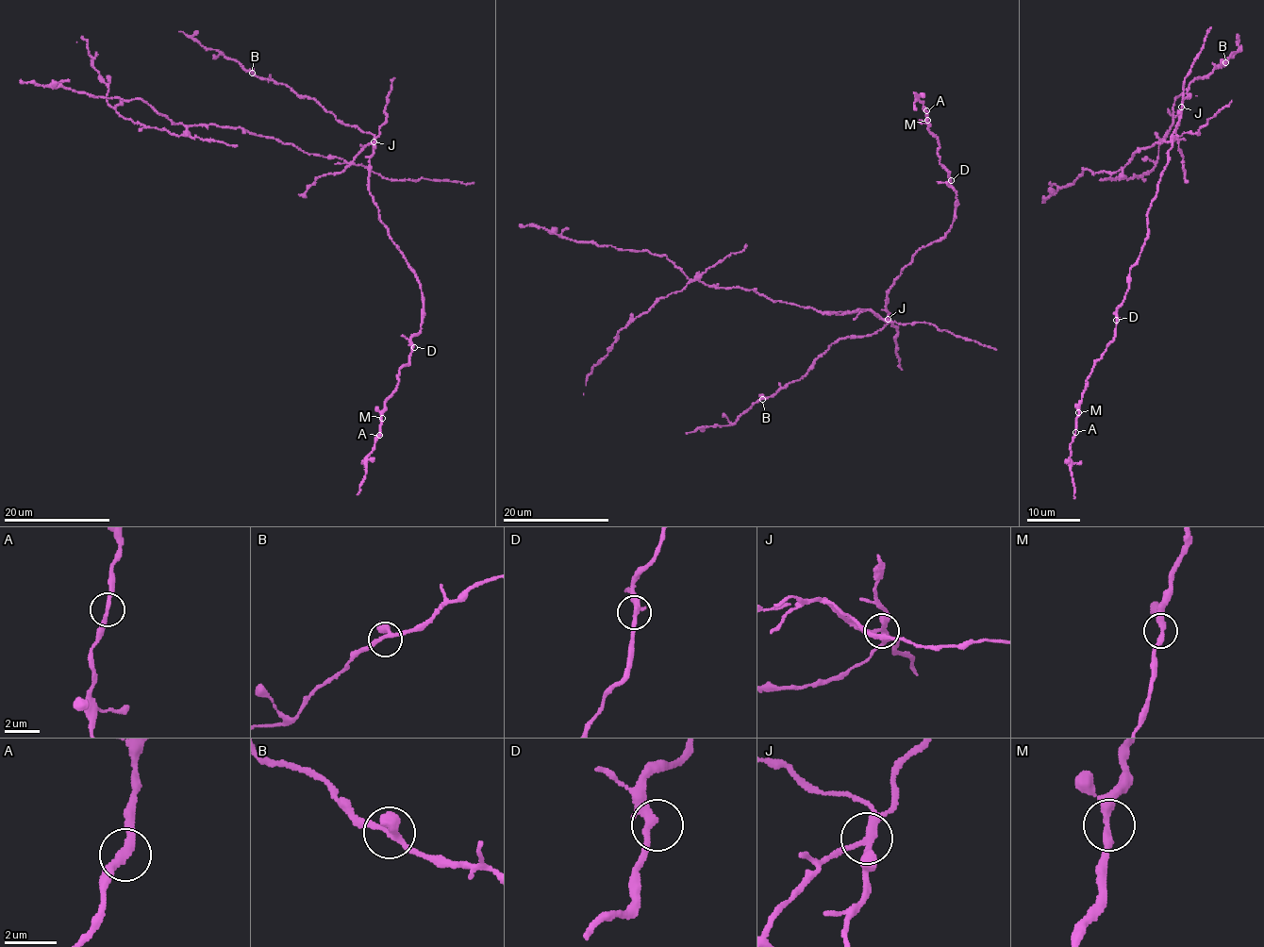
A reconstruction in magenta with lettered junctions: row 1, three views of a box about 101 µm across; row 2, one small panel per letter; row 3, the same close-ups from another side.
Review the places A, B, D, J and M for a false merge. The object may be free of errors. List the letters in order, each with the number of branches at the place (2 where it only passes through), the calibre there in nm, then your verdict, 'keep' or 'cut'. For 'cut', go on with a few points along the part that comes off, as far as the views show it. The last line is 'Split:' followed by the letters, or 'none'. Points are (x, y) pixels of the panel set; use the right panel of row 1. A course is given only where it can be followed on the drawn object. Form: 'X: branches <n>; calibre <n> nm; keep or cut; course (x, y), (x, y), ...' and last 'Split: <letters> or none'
A: branches 2; calibre 260 nm; keep
B: branches 3; calibre 240 nm; keep
D: branches 3; calibre 240 nm; keep
J: branches 3; calibre 240 nm; cut; course (1181, 107), (1176, 137), (1138, 148), (1123, 169), (1125, 178), (1155, 165), (1174, 100), (1197, 95)
M: branches 3; calibre 280 nm; keep
Split: J

